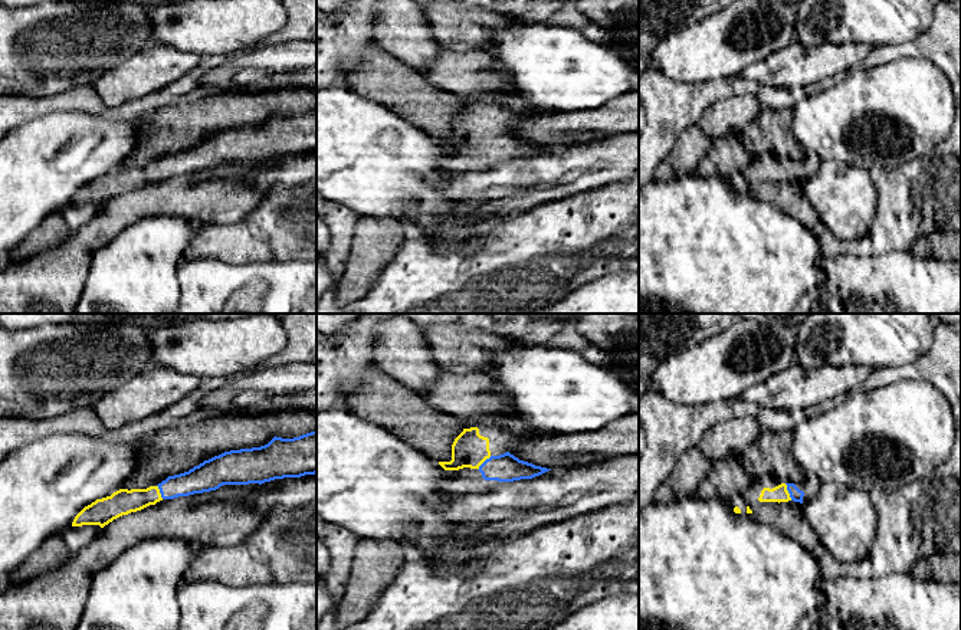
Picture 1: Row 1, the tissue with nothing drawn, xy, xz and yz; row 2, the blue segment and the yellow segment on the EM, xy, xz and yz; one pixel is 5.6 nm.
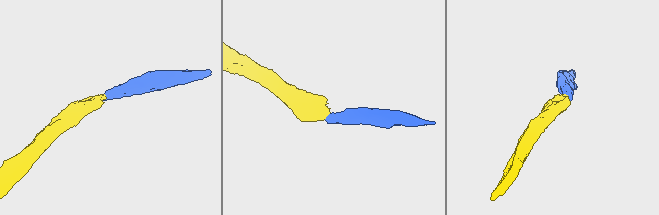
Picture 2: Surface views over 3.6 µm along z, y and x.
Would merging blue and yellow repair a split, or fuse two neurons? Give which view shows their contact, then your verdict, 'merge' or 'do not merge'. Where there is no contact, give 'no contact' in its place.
meets blue in yz; merge

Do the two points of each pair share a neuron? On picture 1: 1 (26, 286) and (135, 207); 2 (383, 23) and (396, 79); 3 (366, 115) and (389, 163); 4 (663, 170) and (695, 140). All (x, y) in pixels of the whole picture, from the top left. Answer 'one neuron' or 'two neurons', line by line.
1: one neuron
2: two neurons
3: one neuron
4: one neuron

